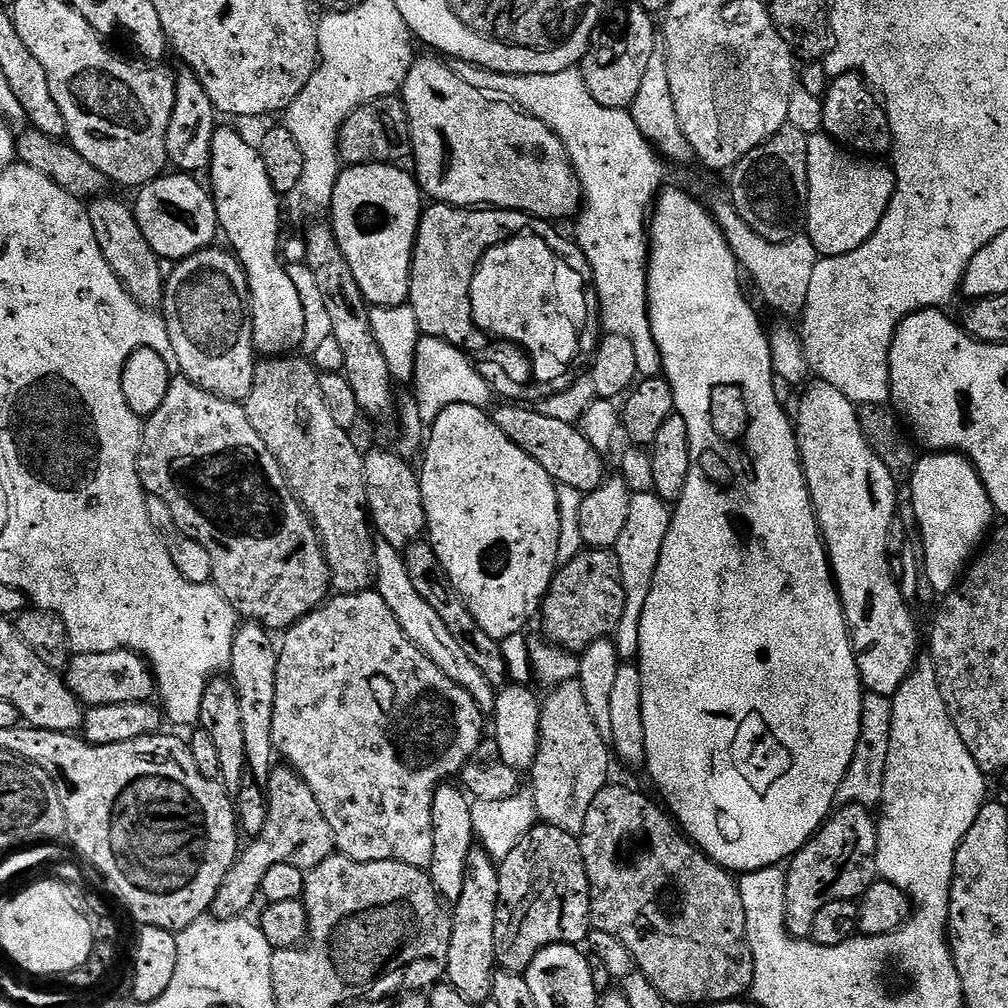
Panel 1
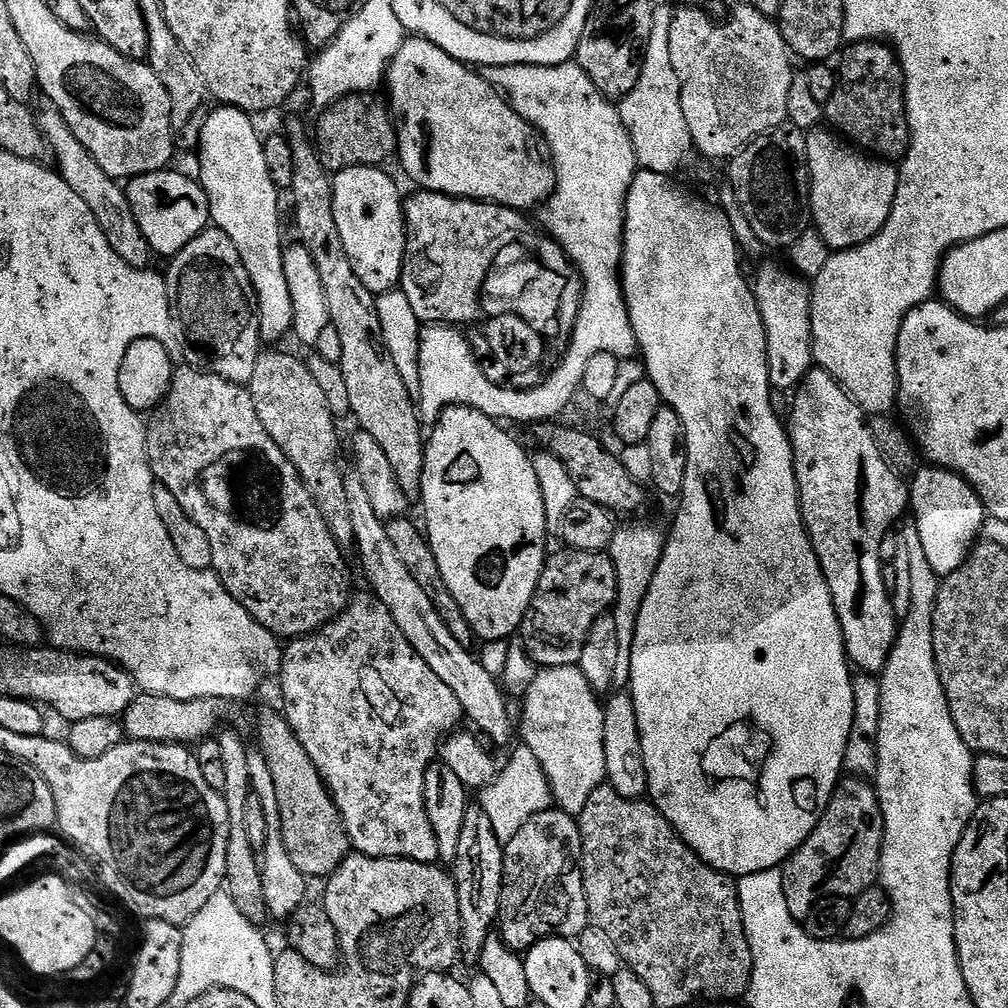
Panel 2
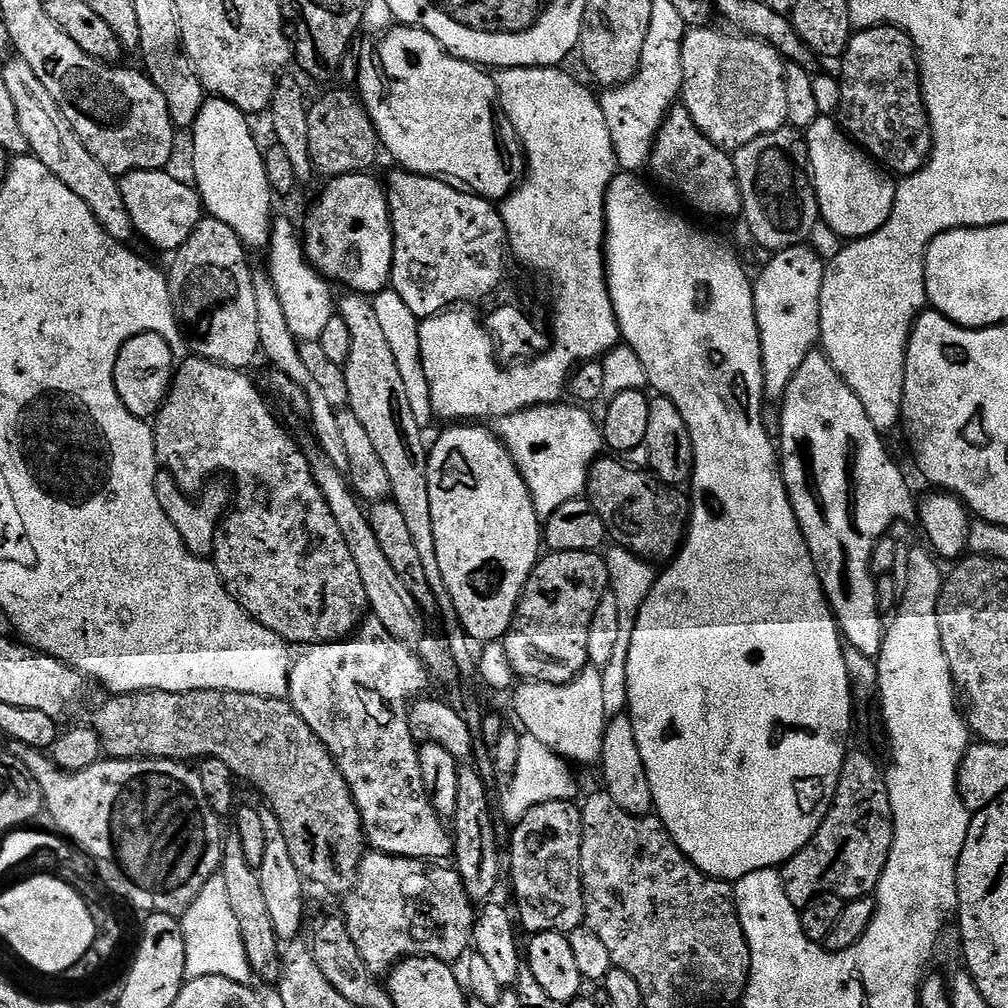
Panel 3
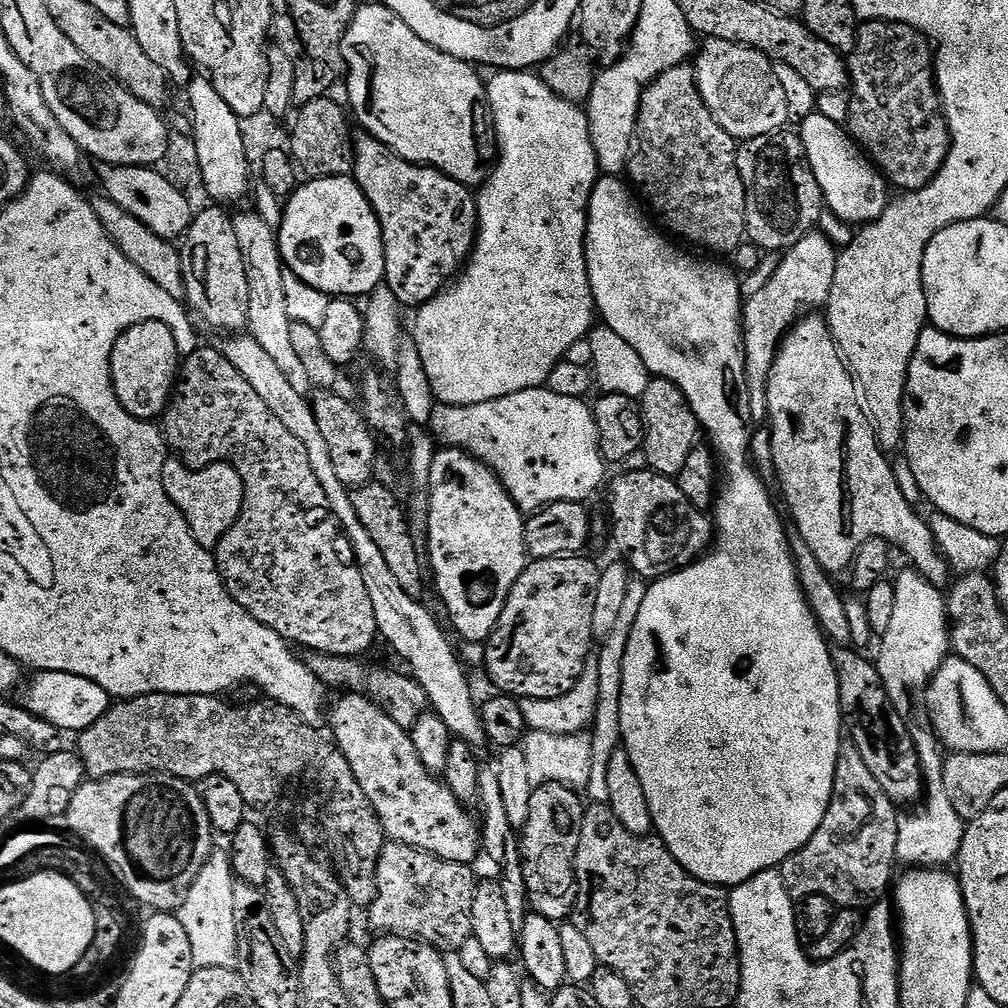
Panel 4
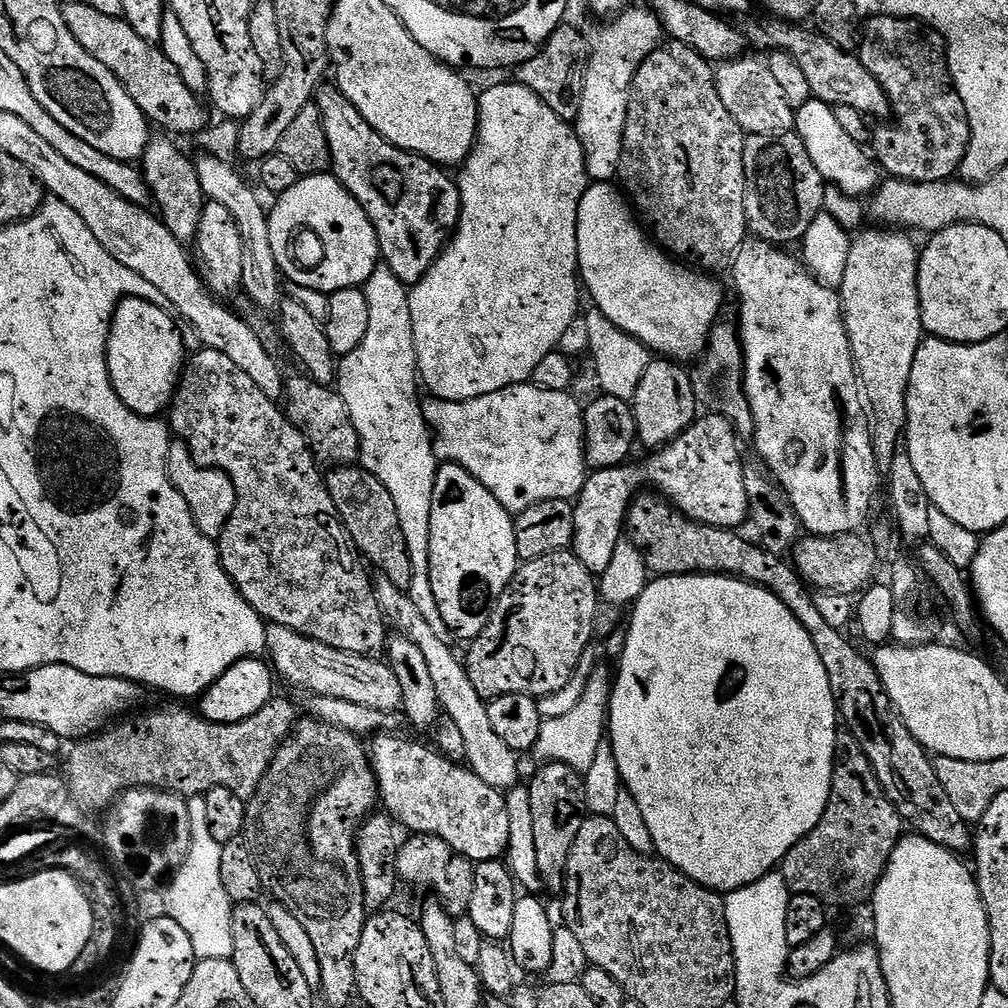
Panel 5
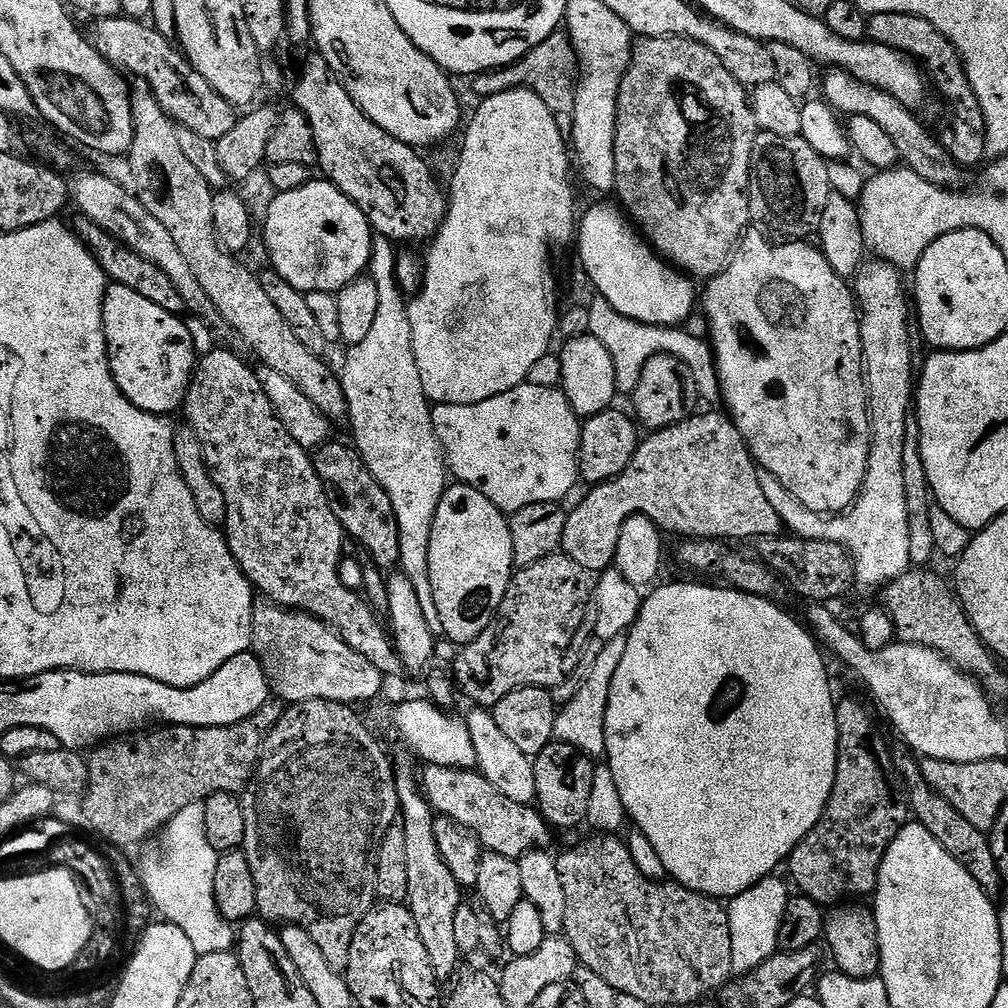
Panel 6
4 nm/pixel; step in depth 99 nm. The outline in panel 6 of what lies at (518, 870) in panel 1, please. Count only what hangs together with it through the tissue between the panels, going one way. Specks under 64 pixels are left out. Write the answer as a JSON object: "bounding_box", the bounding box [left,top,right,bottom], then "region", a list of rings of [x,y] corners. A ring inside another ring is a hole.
{"bounding_box":[534,742,595,829],"region":[[[551,742],[534,757],[535,807],[553,829],[576,828],[588,819],[592,791],[595,788],[593,757],[579,752],[574,746]]]}

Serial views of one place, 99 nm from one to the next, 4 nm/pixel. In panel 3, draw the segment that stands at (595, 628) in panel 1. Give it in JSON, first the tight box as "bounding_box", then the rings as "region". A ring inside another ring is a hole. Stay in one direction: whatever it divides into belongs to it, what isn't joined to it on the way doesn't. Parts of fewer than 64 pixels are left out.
{"bounding_box":[502,551,609,684],"region":[[[549,551],[537,560],[502,641],[515,675],[524,682],[565,684],[589,667],[592,623],[598,619],[598,604],[609,588],[608,561],[599,551]]]}

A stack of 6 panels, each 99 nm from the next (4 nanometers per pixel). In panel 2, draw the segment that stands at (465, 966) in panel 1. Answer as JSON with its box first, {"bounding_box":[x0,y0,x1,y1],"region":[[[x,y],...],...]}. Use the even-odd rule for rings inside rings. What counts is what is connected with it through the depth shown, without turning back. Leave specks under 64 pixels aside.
{"bounding_box":[454,802,504,957],"region":[[[478,802],[469,803],[466,822],[462,822],[462,838],[454,861],[454,879],[458,890],[458,910],[462,914],[460,942],[463,955],[479,957],[488,936],[493,935],[500,918],[500,899],[504,889],[504,844],[494,834],[494,826],[486,810]]]}

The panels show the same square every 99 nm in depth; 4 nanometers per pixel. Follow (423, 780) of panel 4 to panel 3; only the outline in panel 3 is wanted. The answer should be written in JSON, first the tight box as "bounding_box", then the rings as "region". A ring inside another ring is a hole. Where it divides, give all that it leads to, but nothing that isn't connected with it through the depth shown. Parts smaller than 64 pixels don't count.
{"bounding_box":[286,618,454,862],"region":[[[368,618],[361,623],[358,631],[349,636],[347,640],[335,640],[332,644],[310,644],[303,649],[301,656],[297,655],[292,661],[292,669],[288,671],[288,695],[286,697],[293,710],[302,718],[302,722],[306,722],[306,726],[310,726],[310,730],[314,730],[314,734],[318,734],[318,738],[326,746],[326,750],[333,758],[336,759],[338,770],[342,774],[342,778],[346,778],[346,782],[350,786],[350,794],[354,798],[354,802],[358,806],[358,814],[362,818],[362,826],[364,827],[364,839],[375,851],[384,852],[388,856],[405,856],[411,860],[422,860],[425,862],[444,862],[444,860],[453,855],[454,852],[454,836],[450,831],[449,825],[441,820],[440,815],[434,810],[434,806],[430,806],[430,798],[426,794],[426,786],[422,782],[422,770],[420,769],[420,753],[416,740],[410,734],[410,726],[408,725],[408,714],[410,705],[417,698],[423,697],[424,692],[428,688],[428,678],[430,672],[425,667],[423,661],[415,651],[412,652],[407,643],[398,638],[394,638],[394,634],[390,634],[390,630],[386,630],[386,626],[382,626],[382,622],[378,622],[375,618]]]}

